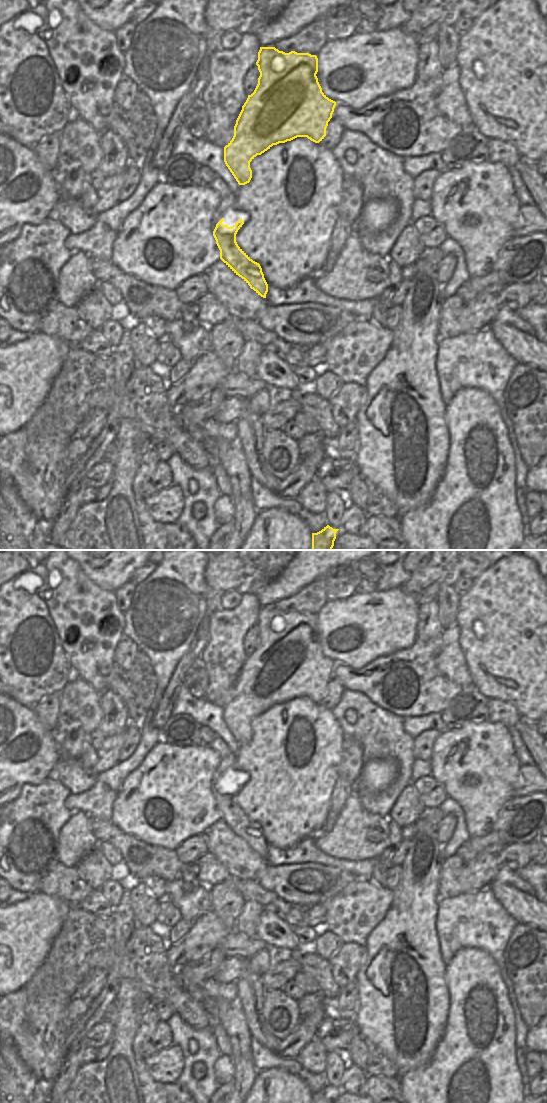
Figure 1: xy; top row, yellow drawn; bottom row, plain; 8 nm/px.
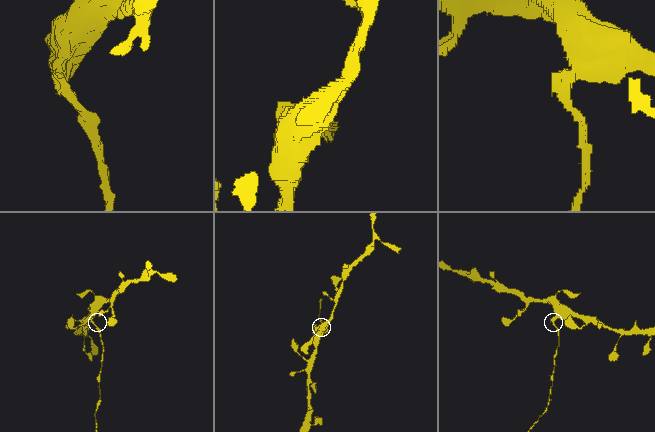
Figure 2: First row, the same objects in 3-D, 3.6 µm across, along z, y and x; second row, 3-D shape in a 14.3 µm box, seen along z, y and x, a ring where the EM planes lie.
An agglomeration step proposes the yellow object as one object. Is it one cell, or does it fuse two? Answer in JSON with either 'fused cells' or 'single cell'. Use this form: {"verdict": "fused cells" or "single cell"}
{"verdict": "fused cells"}

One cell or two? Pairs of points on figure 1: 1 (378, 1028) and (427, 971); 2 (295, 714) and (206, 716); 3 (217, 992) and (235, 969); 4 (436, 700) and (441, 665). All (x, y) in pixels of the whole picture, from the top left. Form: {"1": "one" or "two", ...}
{"1": "one", "2": "two", "3": "two", "4": "one"}

